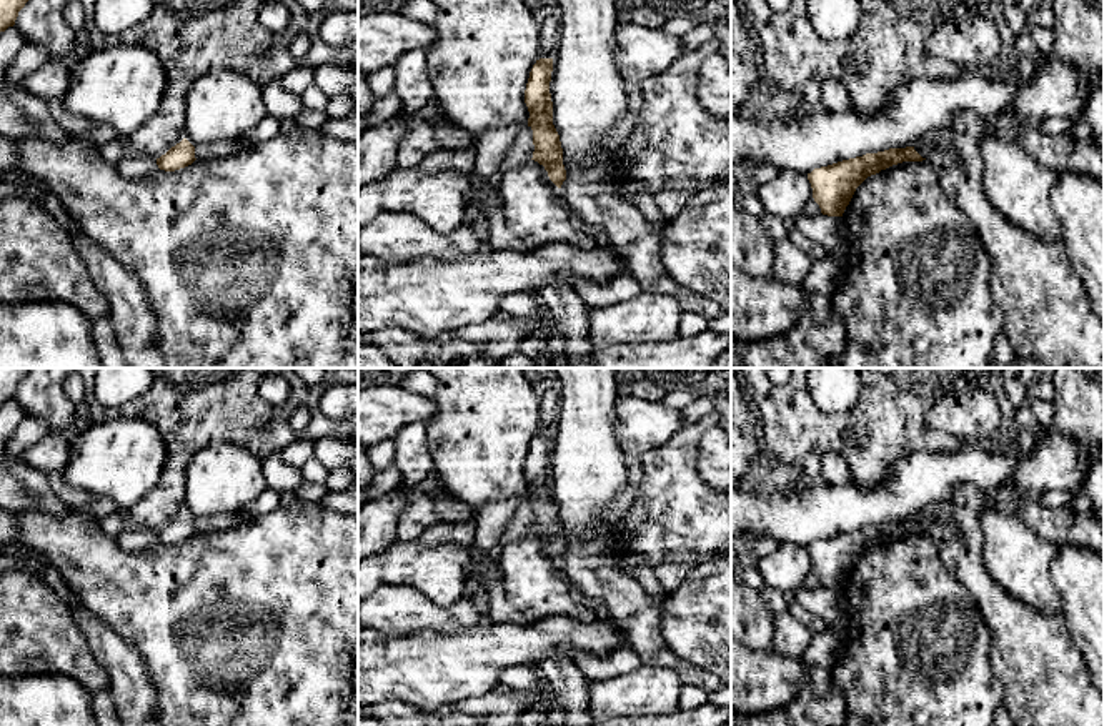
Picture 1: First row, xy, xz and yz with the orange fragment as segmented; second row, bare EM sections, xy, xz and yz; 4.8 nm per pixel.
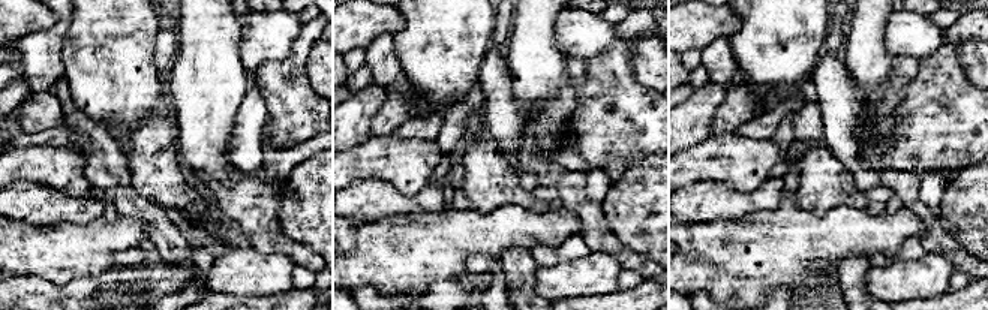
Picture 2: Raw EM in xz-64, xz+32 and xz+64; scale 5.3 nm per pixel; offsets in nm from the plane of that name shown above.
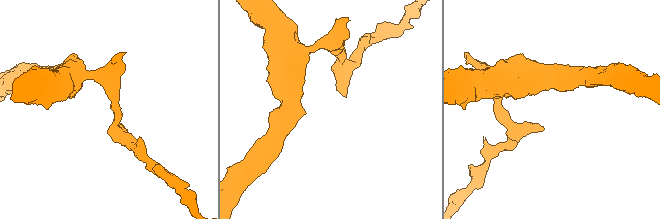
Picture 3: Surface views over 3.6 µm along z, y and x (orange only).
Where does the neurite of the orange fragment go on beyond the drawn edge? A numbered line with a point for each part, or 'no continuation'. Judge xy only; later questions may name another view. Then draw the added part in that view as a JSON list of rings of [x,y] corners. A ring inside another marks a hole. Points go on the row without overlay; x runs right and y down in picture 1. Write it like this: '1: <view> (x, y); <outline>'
no continuation

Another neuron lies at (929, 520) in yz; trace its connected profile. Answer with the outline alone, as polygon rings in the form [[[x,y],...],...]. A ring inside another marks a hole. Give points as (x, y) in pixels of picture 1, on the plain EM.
[[[937,510],[921,511],[914,516],[914,523],[926,533],[936,533],[942,523],[941,513]]]

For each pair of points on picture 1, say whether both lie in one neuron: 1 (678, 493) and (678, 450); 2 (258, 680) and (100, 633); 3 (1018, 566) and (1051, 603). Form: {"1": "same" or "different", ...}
{"1": "same", "2": "different", "3": "same"}

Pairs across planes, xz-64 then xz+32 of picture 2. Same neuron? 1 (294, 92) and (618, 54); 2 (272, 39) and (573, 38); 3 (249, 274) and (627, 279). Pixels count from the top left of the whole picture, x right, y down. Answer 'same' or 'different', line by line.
1: same
2: same
3: different

